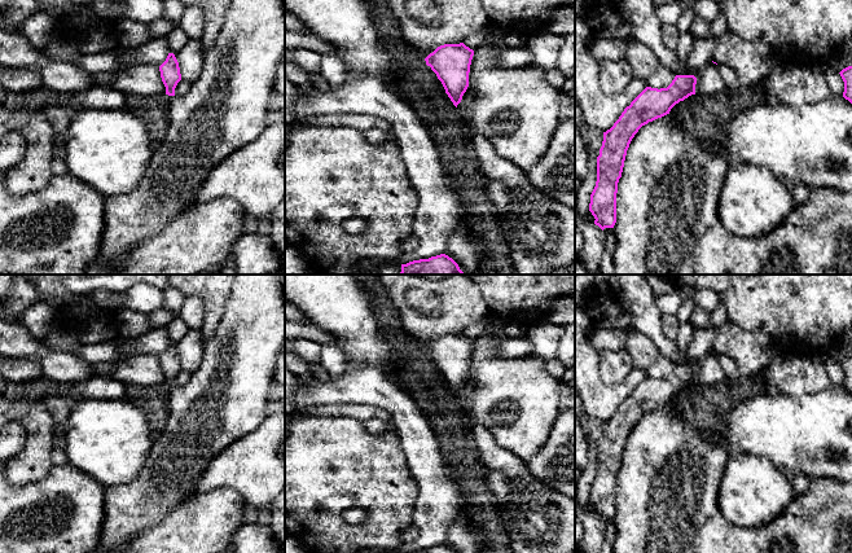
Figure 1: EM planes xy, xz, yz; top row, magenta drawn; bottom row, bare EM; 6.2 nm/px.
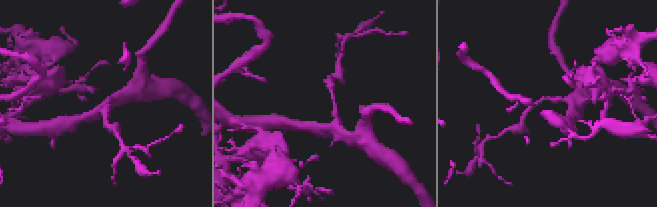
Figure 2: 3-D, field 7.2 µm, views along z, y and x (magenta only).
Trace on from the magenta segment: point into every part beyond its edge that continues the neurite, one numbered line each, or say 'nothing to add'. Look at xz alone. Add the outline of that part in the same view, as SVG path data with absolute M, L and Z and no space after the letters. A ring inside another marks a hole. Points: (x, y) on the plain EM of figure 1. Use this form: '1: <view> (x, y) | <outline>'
nothing to add

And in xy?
nothing to add

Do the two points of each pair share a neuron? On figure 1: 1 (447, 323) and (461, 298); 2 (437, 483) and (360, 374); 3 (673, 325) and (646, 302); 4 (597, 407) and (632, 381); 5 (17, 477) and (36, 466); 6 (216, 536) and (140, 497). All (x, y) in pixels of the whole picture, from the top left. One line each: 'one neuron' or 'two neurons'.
1: one neuron
2: one neuron
3: two neurons
4: one neuron
5: one neuron
6: two neurons

